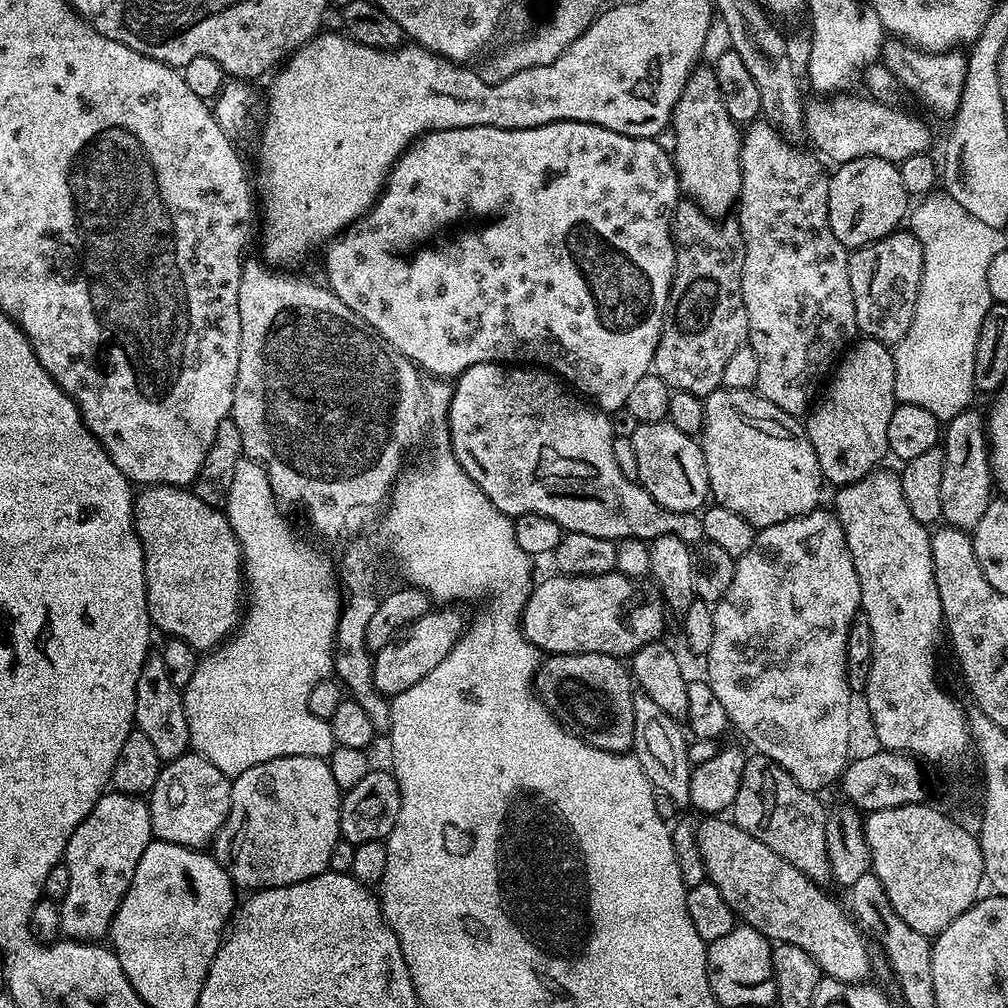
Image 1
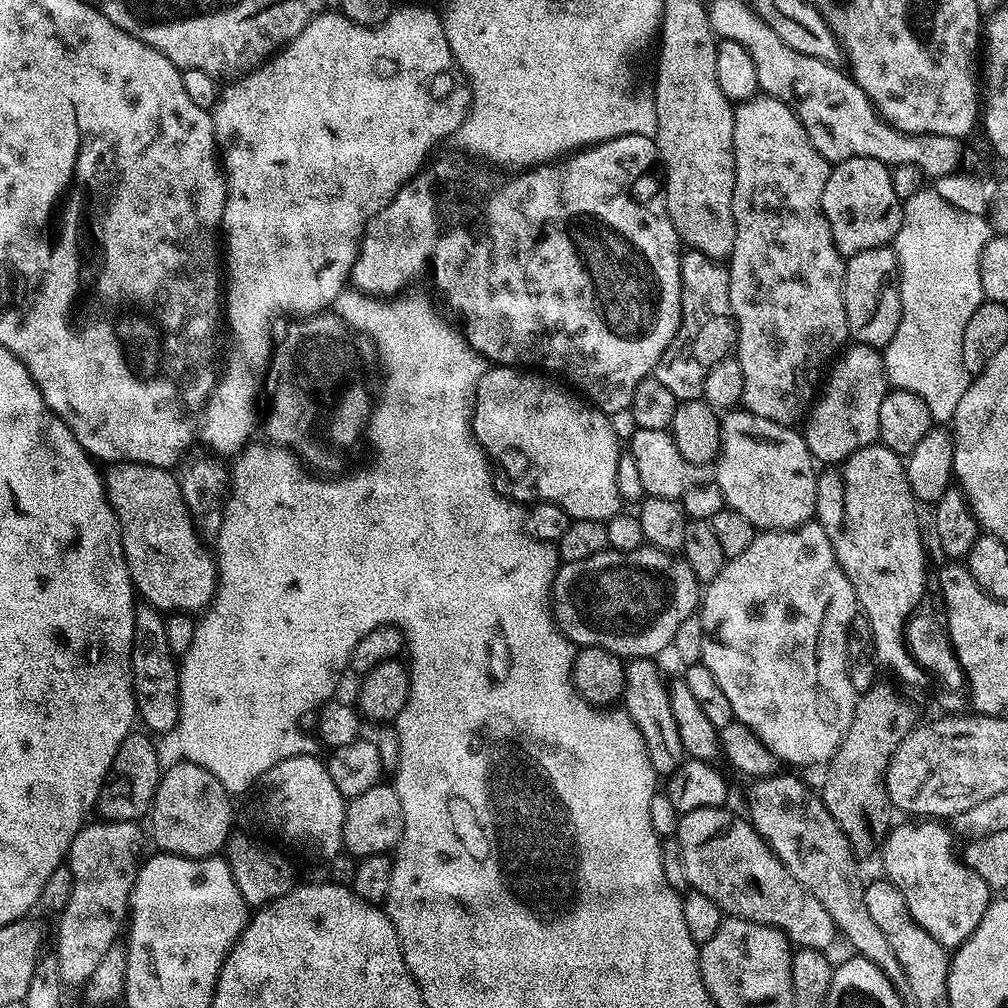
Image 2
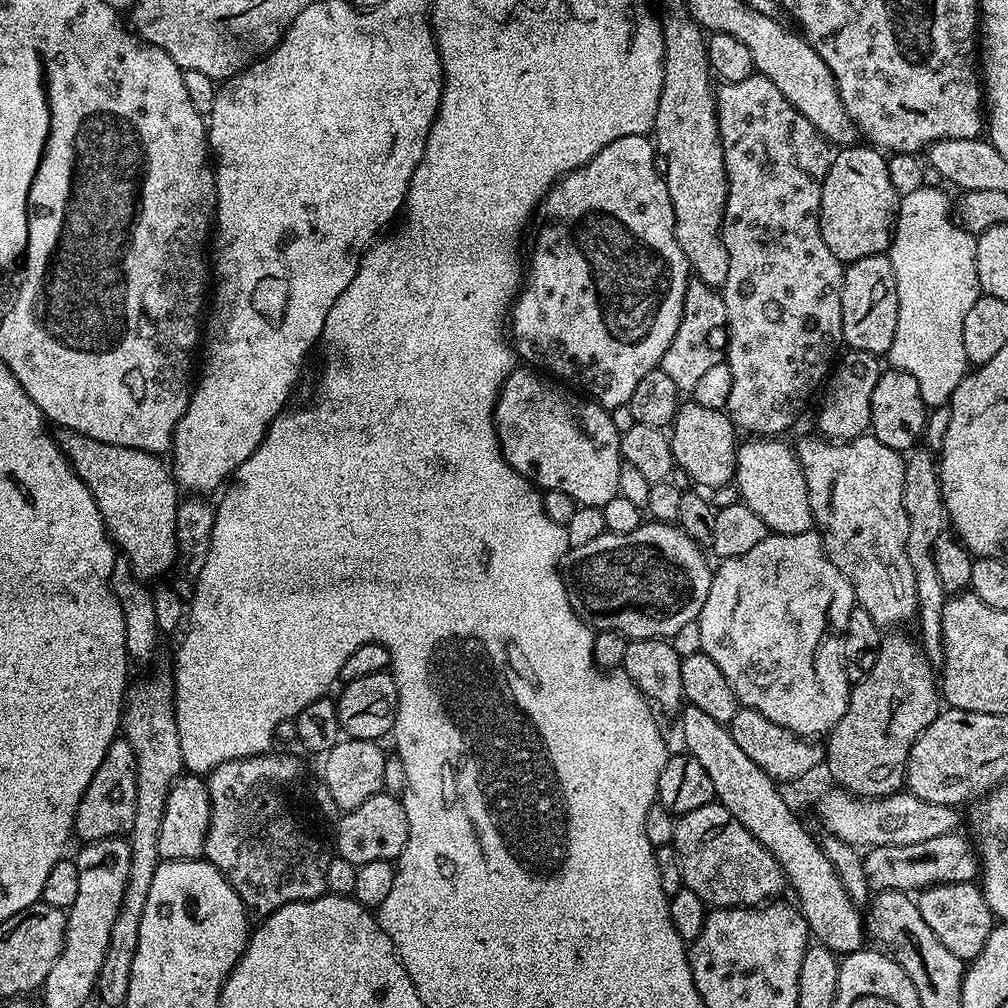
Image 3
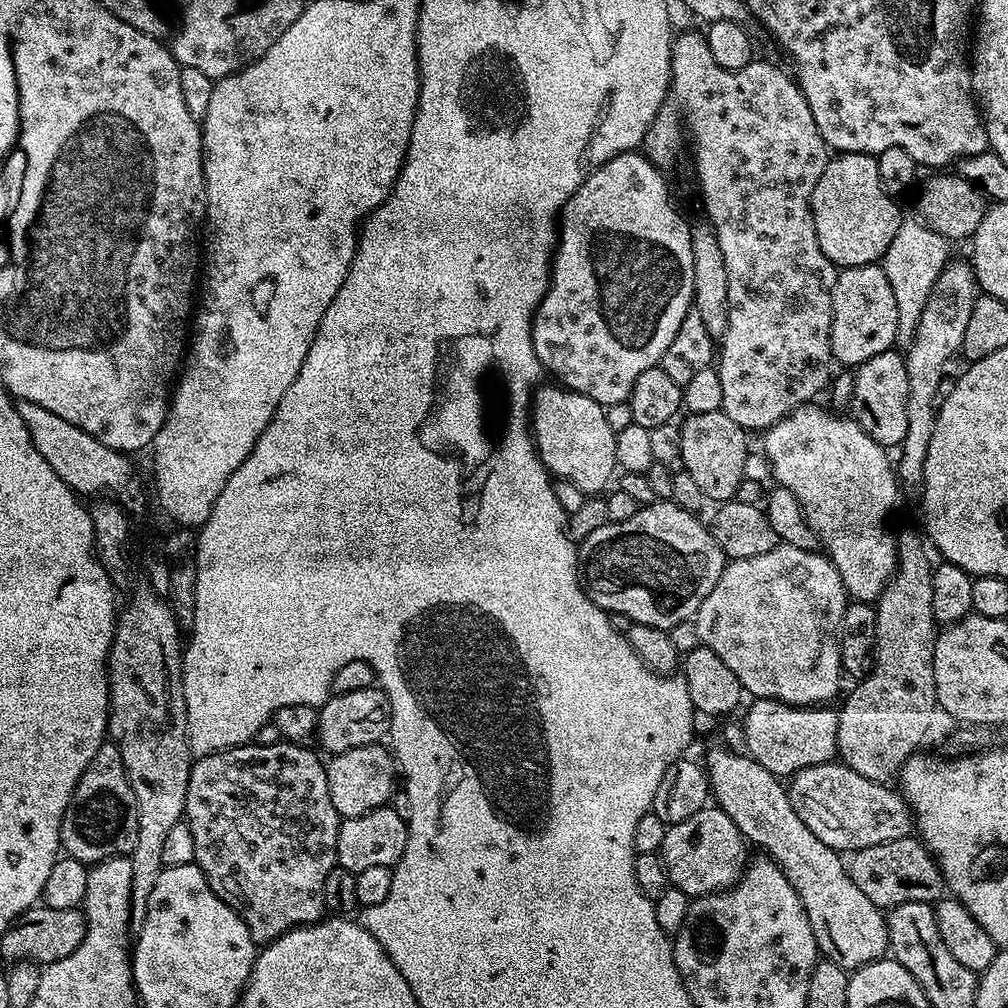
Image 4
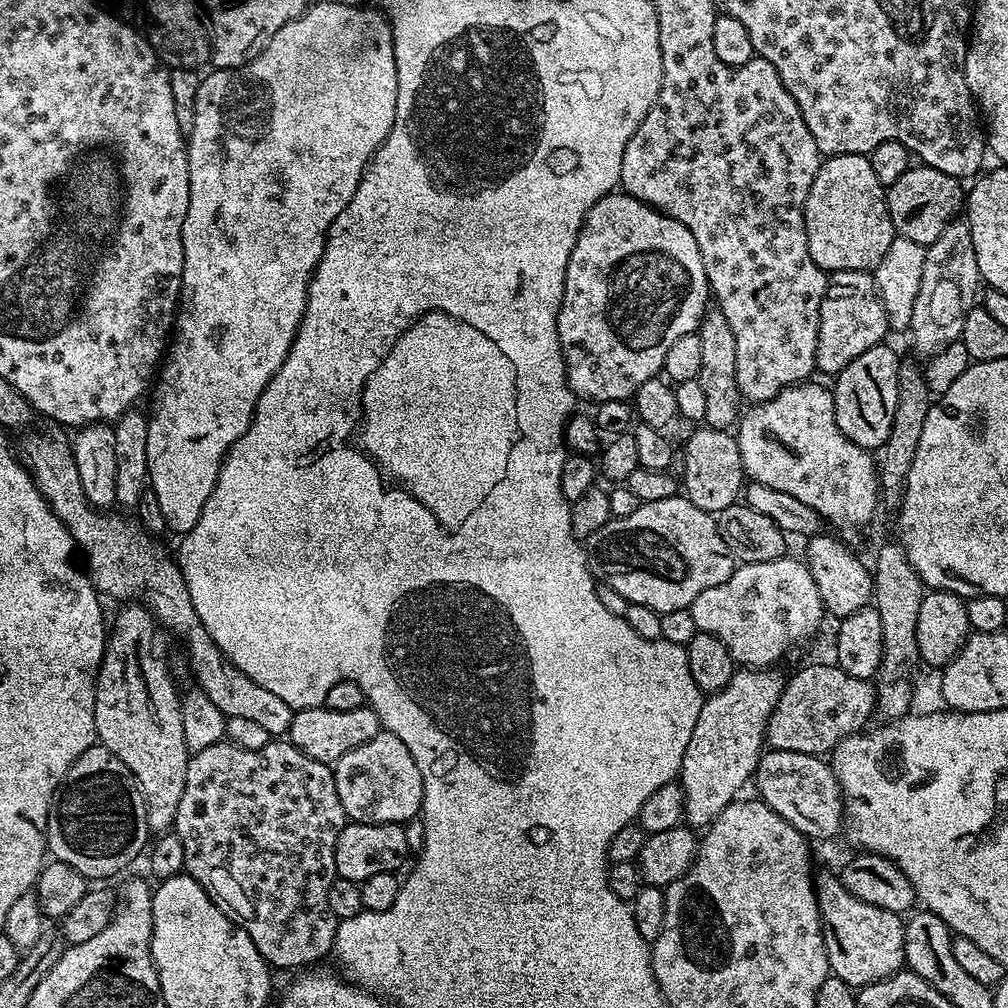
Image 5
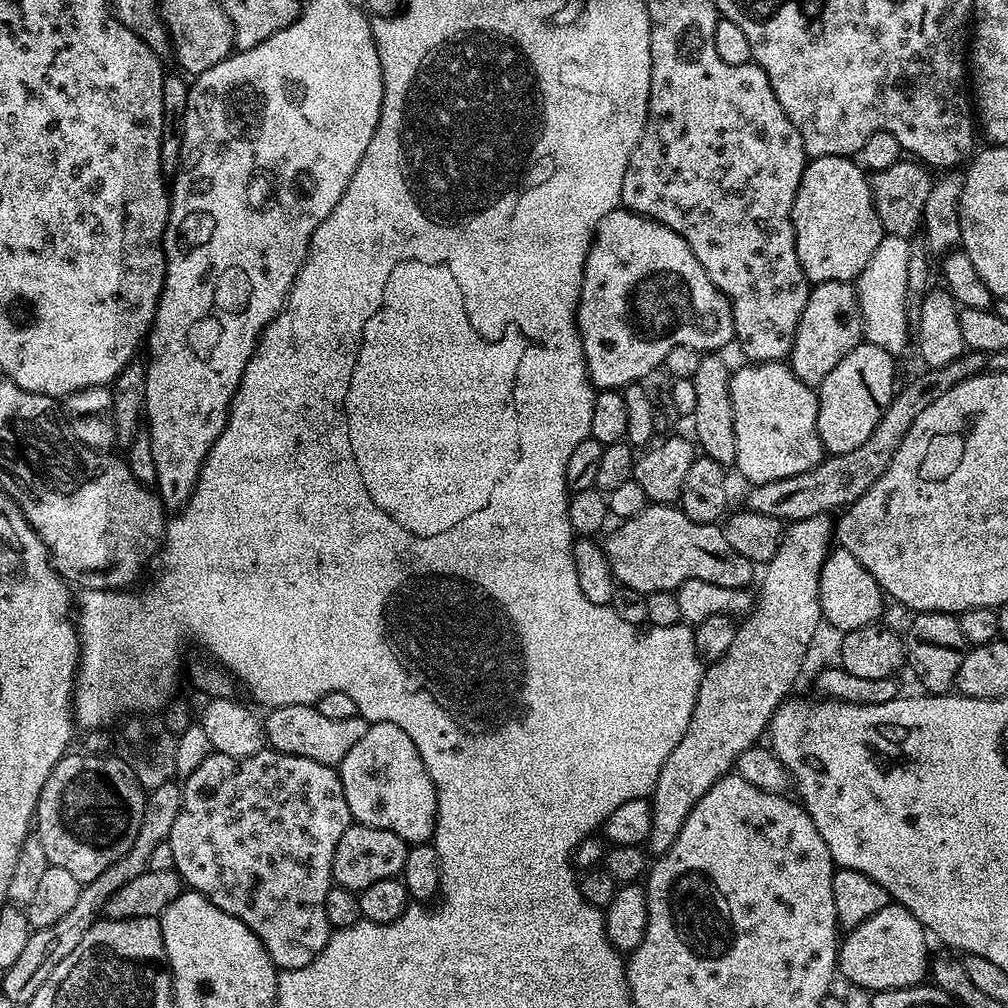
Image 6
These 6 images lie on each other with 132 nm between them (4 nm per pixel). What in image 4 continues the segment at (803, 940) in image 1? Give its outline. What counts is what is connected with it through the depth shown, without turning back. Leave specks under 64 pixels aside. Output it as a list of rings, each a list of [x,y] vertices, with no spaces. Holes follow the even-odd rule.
[[[709,806],[690,814],[686,822],[669,824],[663,829],[664,841],[658,847],[658,855],[664,862],[671,887],[682,890],[690,898],[709,896],[711,892],[723,892],[735,885],[746,867],[743,834],[730,822],[721,808]]]

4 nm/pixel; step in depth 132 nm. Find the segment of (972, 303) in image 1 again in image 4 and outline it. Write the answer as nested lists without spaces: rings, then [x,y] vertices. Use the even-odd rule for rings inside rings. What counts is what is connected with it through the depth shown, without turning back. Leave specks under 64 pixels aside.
[[[919,218],[901,219],[898,234],[894,234],[894,242],[890,242],[890,250],[886,250],[882,267],[890,282],[890,290],[894,290],[894,302],[898,302],[898,334],[896,344],[907,346],[912,342],[912,335],[920,321],[922,310],[926,306],[928,296],[932,292],[938,274],[948,265],[950,259],[950,241],[942,234],[930,230]]]

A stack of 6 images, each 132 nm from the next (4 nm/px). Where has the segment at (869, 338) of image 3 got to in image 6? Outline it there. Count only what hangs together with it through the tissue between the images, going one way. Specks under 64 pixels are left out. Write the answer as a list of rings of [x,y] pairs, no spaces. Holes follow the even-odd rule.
[[[849,281],[822,282],[809,291],[806,310],[796,327],[790,367],[802,382],[818,386],[864,340],[864,319],[860,313],[860,298]]]

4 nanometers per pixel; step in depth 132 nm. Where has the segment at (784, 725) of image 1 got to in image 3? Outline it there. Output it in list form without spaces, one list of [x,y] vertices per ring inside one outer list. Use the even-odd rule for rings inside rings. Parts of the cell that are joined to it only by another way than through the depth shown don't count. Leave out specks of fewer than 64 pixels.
[[[812,530],[793,536],[769,534],[762,542],[758,542],[758,546],[754,546],[754,550],[749,550],[733,560],[725,560],[719,566],[721,568],[717,567],[712,573],[710,594],[706,594],[706,602],[698,617],[702,630],[702,651],[714,658],[718,670],[726,674],[726,682],[730,682],[737,700],[743,707],[758,710],[758,714],[766,714],[770,722],[778,722],[778,726],[790,730],[796,736],[820,738],[831,732],[842,718],[842,714],[846,714],[850,691],[850,681],[844,669],[844,631],[850,618],[850,610],[857,607],[851,582],[844,577],[842,570],[838,570],[838,566],[834,566],[832,557],[825,552],[819,535]]]

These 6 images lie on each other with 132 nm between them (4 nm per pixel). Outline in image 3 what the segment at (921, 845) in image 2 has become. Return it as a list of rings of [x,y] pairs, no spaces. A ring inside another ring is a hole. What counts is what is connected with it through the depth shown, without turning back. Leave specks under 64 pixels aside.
[[[975,883],[935,884],[933,888],[925,888],[919,893],[918,903],[922,918],[926,918],[926,926],[934,930],[938,942],[942,942],[950,954],[965,962],[982,954],[982,946],[986,946],[986,938],[990,938],[994,927],[994,917],[984,900],[983,891]]]

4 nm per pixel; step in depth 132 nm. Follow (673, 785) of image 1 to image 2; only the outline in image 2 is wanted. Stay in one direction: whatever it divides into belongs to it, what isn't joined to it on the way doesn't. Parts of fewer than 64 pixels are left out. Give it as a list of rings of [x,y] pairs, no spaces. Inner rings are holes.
[[[632,658],[625,663],[622,708],[646,742],[652,769],[661,777],[668,778],[684,763],[686,753],[682,746],[682,738],[678,738],[678,726],[674,722],[674,714],[670,710],[668,684],[656,663],[657,661],[652,658]]]

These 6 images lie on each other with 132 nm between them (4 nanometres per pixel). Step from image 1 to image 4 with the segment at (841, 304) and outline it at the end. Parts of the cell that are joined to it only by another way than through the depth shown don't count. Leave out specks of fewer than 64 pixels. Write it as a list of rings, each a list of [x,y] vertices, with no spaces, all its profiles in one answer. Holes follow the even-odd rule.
[[[684,32],[672,41],[672,81],[668,84],[668,96],[664,105],[658,110],[650,130],[646,130],[642,145],[643,155],[649,162],[661,170],[676,160],[680,152],[680,143],[684,140],[684,128],[692,139],[692,156],[696,159],[696,180],[700,183],[700,200],[704,203],[707,223],[712,225],[718,238],[718,246],[722,248],[722,258],[726,258],[726,275],[730,277],[730,302],[728,303],[728,329],[718,352],[718,371],[722,378],[722,411],[731,421],[745,430],[772,428],[779,420],[786,418],[795,408],[803,408],[805,404],[815,401],[820,391],[829,387],[833,379],[834,361],[830,346],[830,330],[832,329],[832,291],[836,285],[838,269],[835,264],[822,254],[822,246],[818,246],[818,234],[814,230],[814,218],[810,201],[814,194],[814,186],[818,186],[818,178],[822,178],[822,170],[826,170],[830,159],[830,149],[824,143],[822,134],[818,134],[818,126],[814,126],[814,114],[810,114],[810,106],[802,94],[799,83],[791,75],[788,76],[776,64],[767,64],[760,58],[753,59],[751,64],[742,66],[742,70],[731,72],[718,62],[714,62],[714,54],[710,54],[707,35],[700,32]]]

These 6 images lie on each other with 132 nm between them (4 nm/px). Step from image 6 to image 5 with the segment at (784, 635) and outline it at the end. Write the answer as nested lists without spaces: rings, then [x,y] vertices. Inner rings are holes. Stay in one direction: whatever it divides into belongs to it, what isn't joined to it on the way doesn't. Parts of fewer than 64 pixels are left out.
[[[745,668],[732,673],[730,682],[722,686],[722,690],[711,693],[705,699],[702,710],[698,714],[698,722],[694,726],[694,734],[690,734],[690,743],[686,745],[686,754],[682,754],[682,766],[678,783],[684,791],[684,820],[693,829],[704,830],[713,824],[726,810],[726,806],[741,795],[744,783],[751,781],[756,774],[756,767],[766,748],[768,719],[784,689],[782,676],[776,670],[763,668]]]

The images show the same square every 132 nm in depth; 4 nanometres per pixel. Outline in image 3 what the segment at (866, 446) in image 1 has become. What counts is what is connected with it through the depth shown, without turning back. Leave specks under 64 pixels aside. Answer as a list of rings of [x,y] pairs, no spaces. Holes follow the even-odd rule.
[[[845,351],[835,361],[823,389],[824,401],[820,404],[820,413],[816,416],[816,424],[820,427],[819,435],[825,440],[843,442],[865,435],[869,431],[870,394],[872,387],[882,371],[881,361],[868,352]],[[844,356],[844,357],[843,357]],[[828,388],[828,389],[827,389]]]

